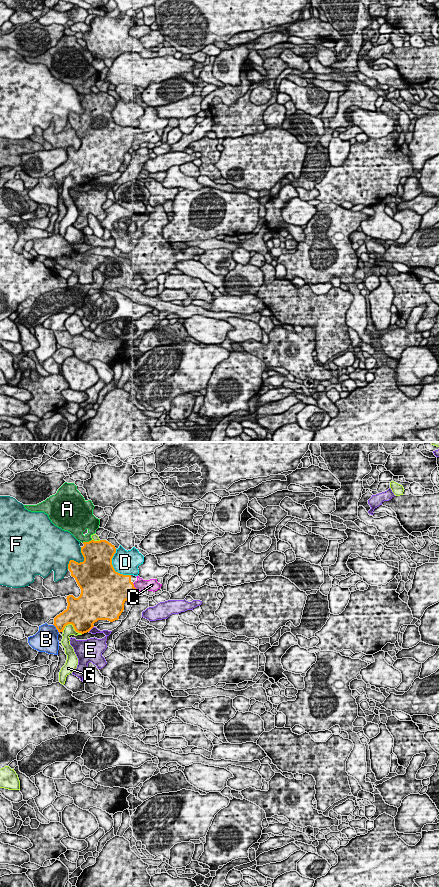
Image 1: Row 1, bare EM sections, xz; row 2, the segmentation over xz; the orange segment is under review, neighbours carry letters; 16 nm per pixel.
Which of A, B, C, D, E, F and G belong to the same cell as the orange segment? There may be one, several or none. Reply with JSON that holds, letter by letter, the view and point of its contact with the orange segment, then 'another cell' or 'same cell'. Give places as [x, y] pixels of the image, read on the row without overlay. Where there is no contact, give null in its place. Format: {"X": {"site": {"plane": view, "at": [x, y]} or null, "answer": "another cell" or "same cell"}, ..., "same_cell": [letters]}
{"A": {"site": {"plane": "xz", "at": [86, 94]}, "answer": "another cell"}, "B": {"site": {"plane": "xz", "at": [56, 180]}, "answer": "another cell"}, "C": {"site": {"plane": "xz", "at": [133, 138]}, "answer": "same cell"}, "D": {"site": {"plane": "xz", "at": [113, 119]}, "answer": "another cell"}, "E": {"site": {"plane": "xz", "at": [90, 181]}, "answer": "another cell"}, "F": {"site": {"plane": "xz", "at": [80, 114]}, "answer": "another cell"}, "G": {"site": {"plane": "xz", "at": [72, 176]}, "answer": "another cell"}, "same_cell": ["C"]}

